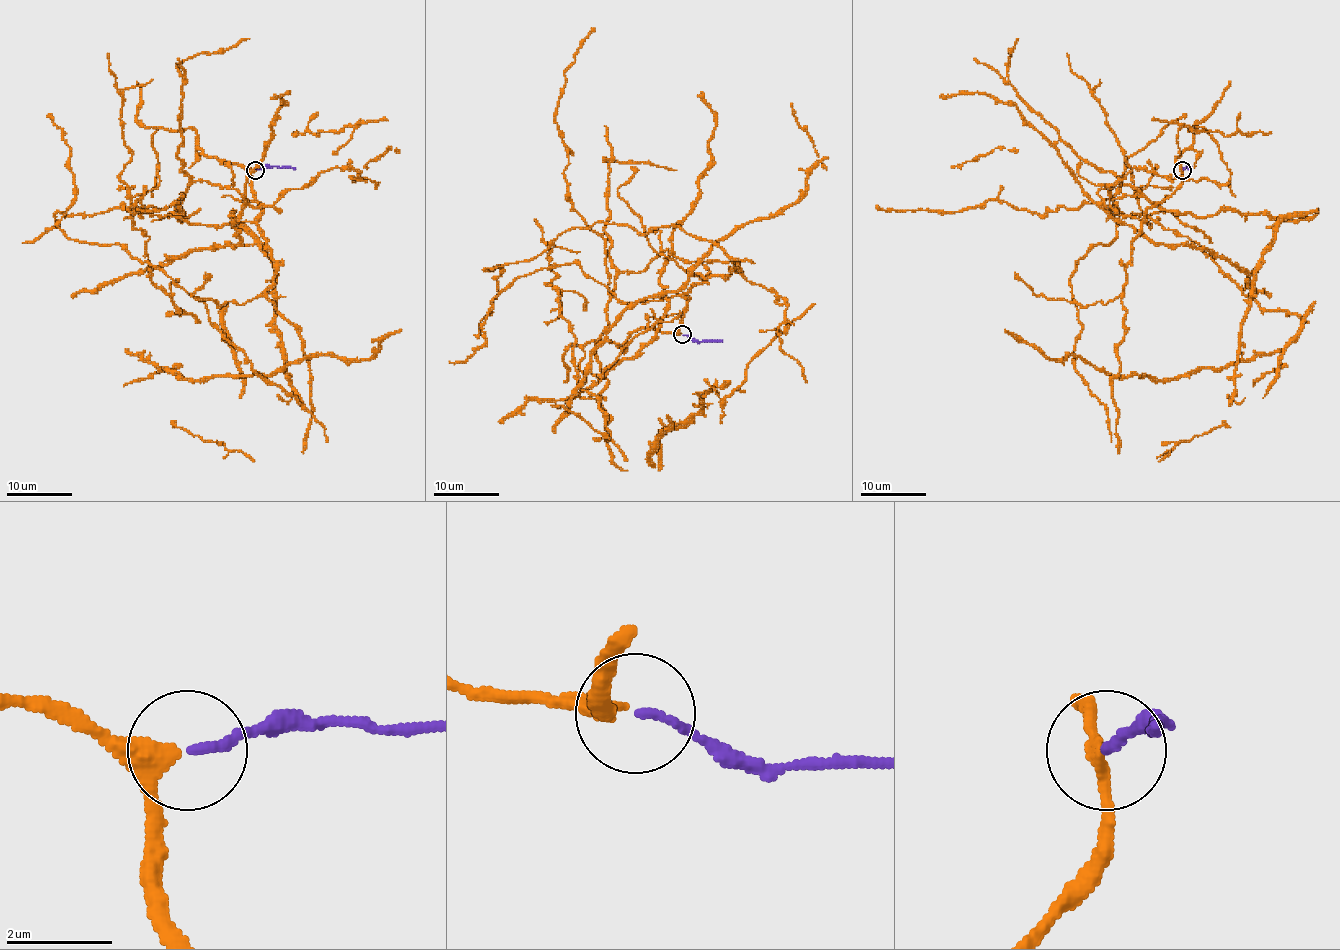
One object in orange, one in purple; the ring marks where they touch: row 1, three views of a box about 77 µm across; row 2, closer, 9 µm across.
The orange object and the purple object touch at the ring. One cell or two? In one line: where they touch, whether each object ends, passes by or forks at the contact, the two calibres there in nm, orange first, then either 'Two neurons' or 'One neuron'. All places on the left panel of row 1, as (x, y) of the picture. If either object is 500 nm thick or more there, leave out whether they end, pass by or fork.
Place: (255, 170). At the ring orange passes by. At the ring purple ends. Thickness 240 nm (orange) against 150 nm. One neuron

